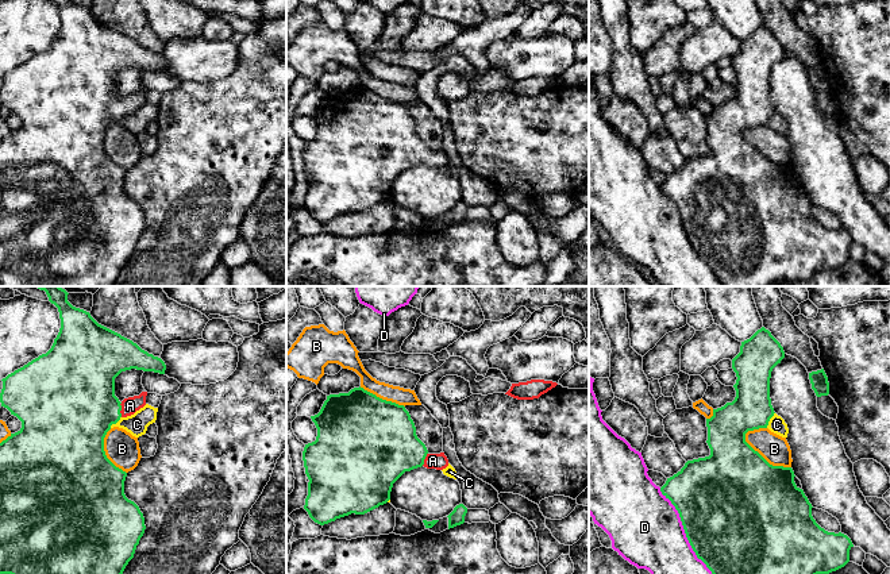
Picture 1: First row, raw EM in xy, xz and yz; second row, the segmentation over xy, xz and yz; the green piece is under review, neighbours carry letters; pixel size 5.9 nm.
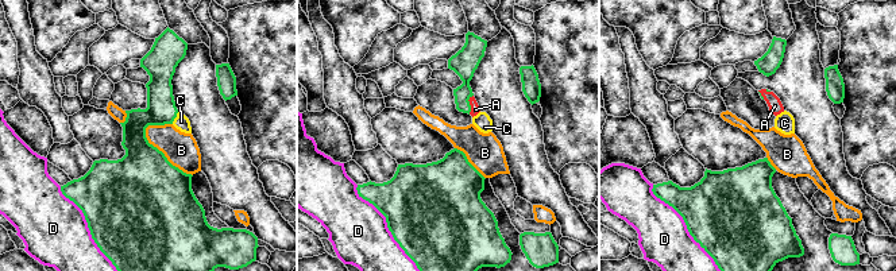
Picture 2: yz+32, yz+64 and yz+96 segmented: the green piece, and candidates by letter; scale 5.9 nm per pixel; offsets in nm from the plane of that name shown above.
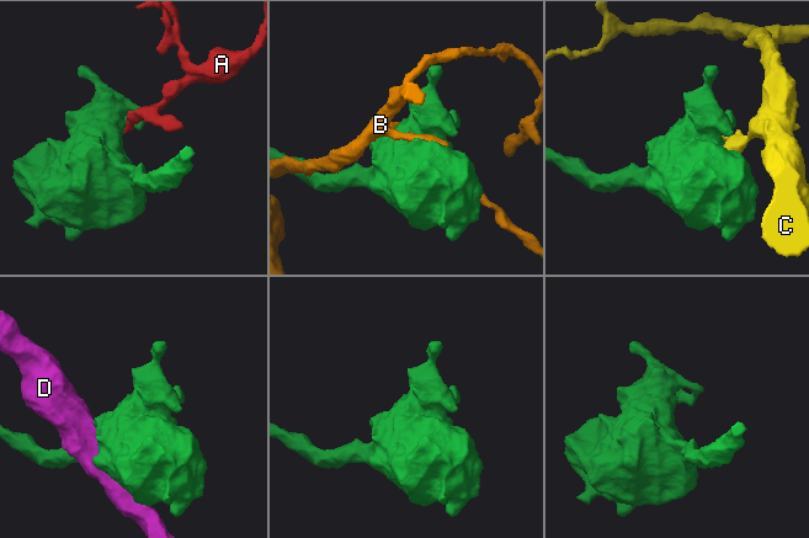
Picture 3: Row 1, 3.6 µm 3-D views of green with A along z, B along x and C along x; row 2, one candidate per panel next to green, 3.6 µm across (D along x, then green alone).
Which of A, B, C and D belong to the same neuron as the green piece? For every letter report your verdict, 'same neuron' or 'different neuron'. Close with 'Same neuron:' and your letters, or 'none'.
A: same neuron
B: different neuron
C: different neuron
D: different neuron
Same neuron: A

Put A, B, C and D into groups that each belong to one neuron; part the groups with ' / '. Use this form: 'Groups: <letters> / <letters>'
Groups: A / B / C / D

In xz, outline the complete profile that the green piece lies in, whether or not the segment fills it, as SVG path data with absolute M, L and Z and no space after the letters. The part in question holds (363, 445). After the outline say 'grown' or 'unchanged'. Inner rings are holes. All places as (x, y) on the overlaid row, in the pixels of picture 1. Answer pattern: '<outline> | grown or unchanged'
M361 386L348 393L327 396L320 412L311 419L317 428L317 436L303 451L309 479L304 509L320 525L351 513L365 515L386 504L393 484L405 471L421 466L436 470L448 466L444 452L428 452L404 405L382 400Z | grown

